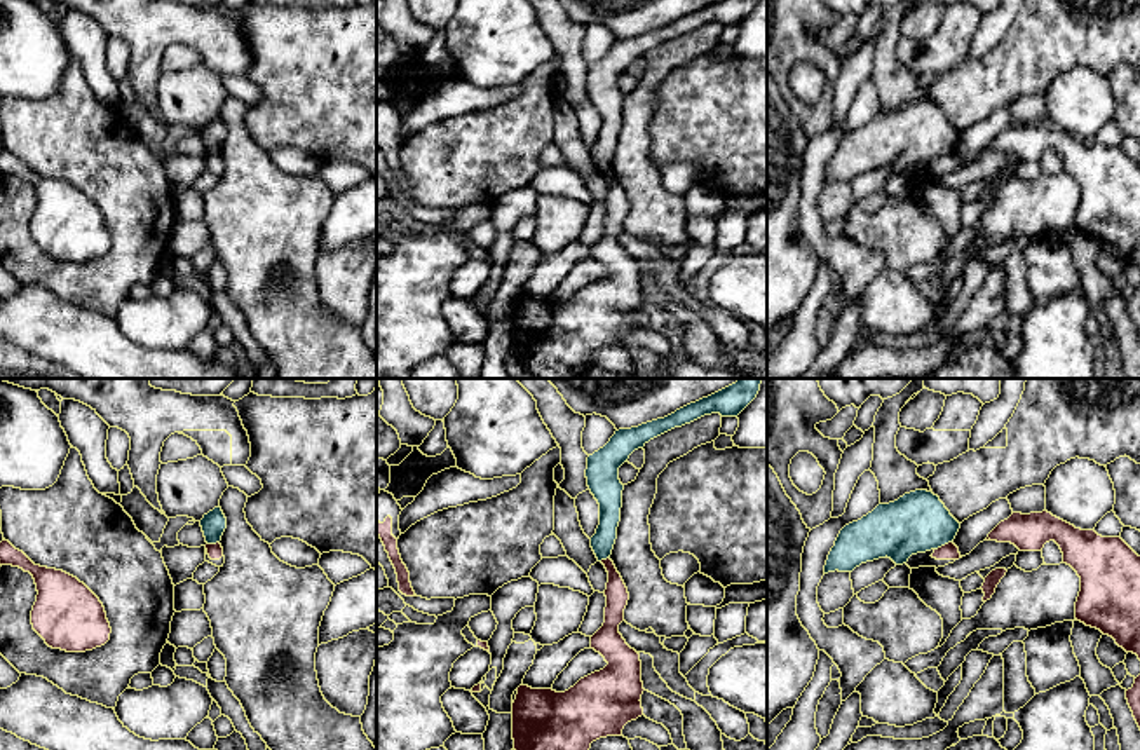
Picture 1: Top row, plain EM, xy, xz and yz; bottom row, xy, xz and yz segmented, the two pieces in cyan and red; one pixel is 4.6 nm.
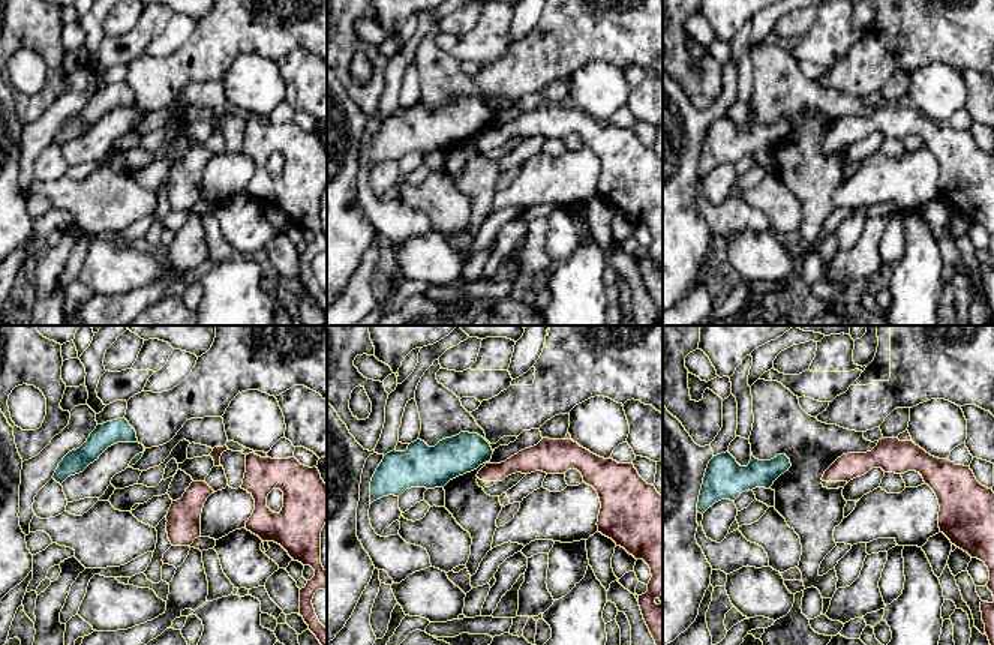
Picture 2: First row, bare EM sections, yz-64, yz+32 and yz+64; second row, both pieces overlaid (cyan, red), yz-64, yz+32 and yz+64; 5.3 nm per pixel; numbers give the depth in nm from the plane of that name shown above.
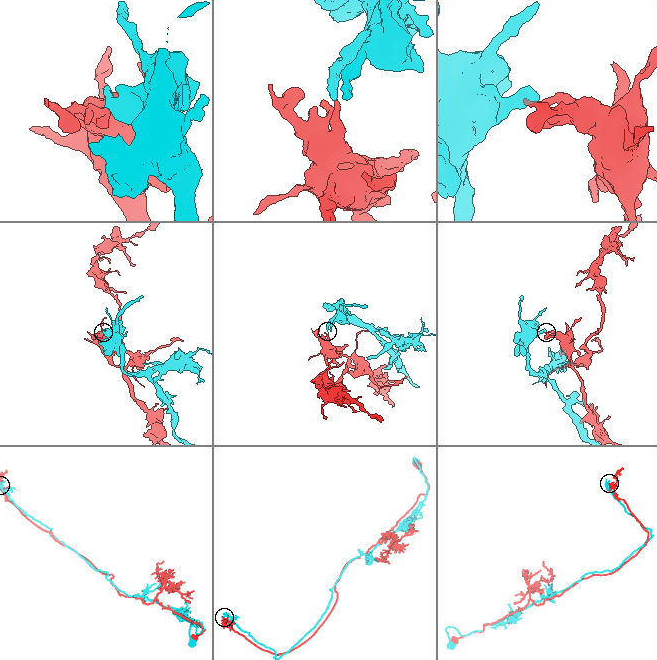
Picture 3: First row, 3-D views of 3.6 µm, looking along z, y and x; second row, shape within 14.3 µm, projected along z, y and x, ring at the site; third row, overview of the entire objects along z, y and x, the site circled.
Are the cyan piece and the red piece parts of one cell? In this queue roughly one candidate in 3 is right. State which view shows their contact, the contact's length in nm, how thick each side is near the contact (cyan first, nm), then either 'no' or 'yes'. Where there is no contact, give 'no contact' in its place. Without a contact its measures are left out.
meets cyan in yz; contact 100 nm long; 280 nm thick on the cyan side, 80 nm on the other; no

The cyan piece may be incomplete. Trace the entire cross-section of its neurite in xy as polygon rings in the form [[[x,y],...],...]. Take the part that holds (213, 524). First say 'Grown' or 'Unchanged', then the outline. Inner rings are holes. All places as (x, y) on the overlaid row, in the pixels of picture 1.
Unchanged. [[[218,506],[213,511],[209,511],[207,515],[204,515],[204,518],[200,520],[200,527],[202,527],[207,544],[220,542],[221,535],[227,528],[227,518],[225,518],[221,508]]]

